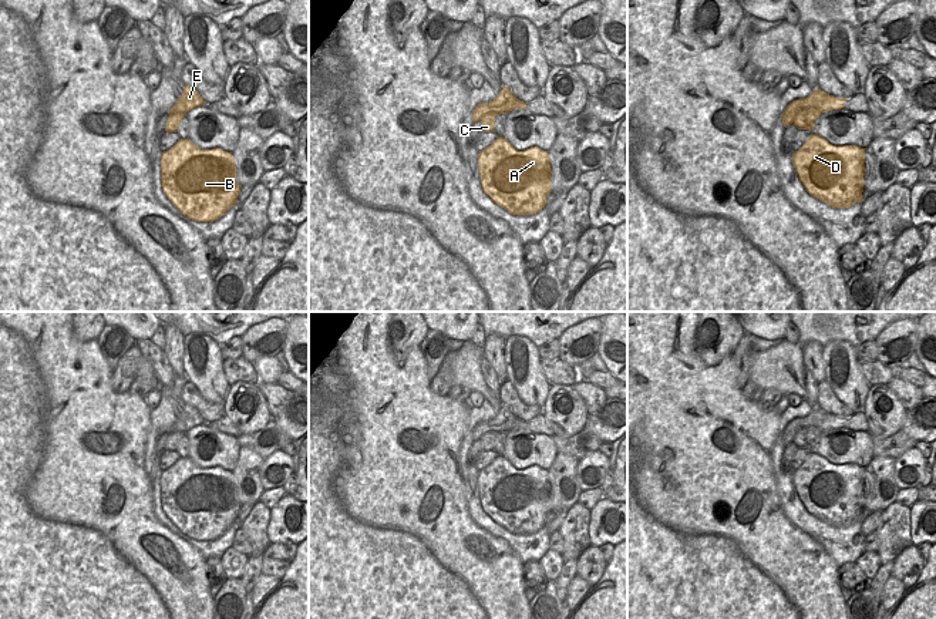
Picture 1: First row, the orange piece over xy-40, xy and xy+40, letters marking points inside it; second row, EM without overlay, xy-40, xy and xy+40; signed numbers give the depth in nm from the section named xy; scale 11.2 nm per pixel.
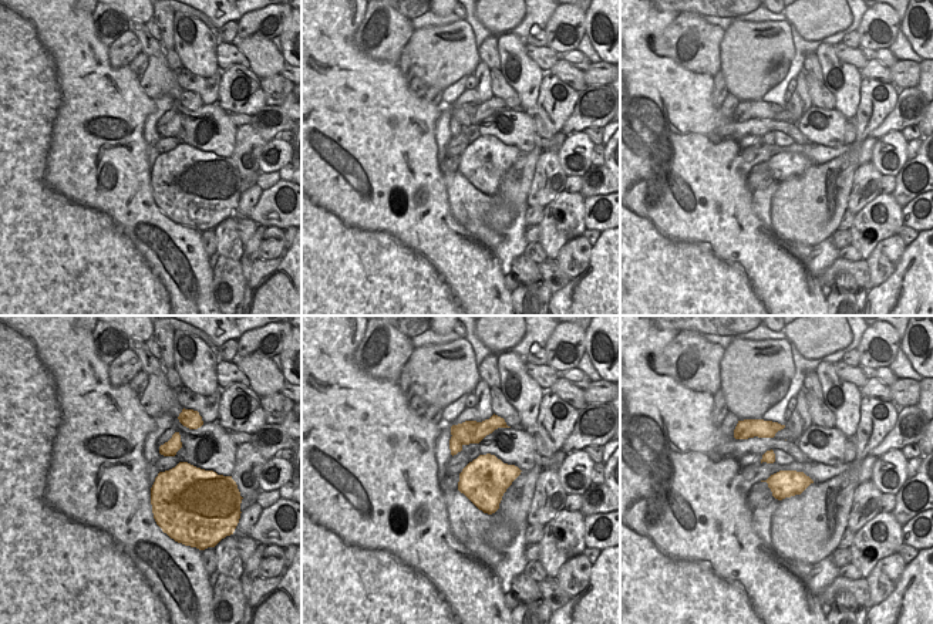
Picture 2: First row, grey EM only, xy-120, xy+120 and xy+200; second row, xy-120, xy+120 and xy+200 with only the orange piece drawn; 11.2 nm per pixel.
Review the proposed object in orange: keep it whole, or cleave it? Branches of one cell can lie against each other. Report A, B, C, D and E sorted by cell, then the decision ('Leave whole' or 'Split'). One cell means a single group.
Groups: A B D E / C. Split

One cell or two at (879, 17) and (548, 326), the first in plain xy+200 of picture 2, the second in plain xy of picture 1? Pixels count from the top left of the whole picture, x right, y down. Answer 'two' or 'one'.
two

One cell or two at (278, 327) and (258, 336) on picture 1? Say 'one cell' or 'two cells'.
one cell

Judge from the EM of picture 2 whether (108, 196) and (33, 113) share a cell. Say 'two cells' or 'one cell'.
one cell

